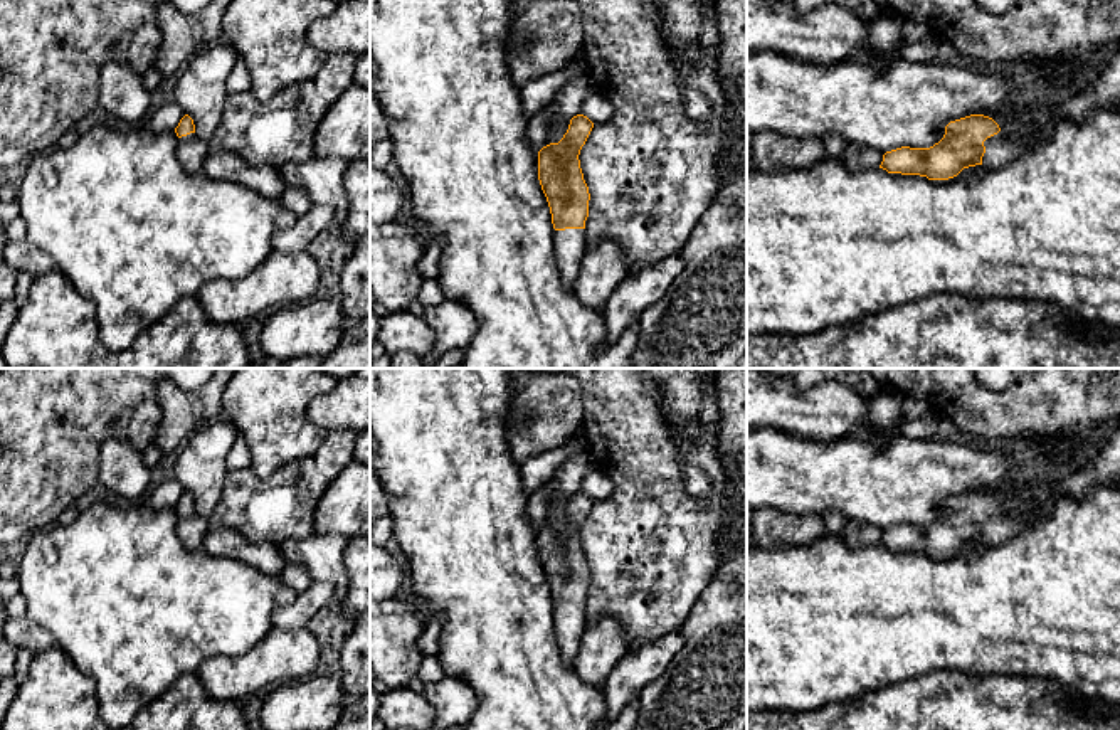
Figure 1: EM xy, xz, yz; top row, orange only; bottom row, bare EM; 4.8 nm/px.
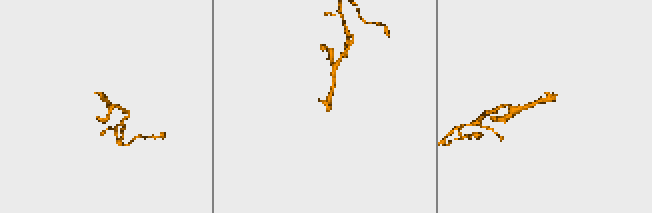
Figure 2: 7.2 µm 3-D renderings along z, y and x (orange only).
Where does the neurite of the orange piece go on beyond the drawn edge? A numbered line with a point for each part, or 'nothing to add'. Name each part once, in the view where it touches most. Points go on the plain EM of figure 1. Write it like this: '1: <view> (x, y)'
1: yz (1104, 470)

